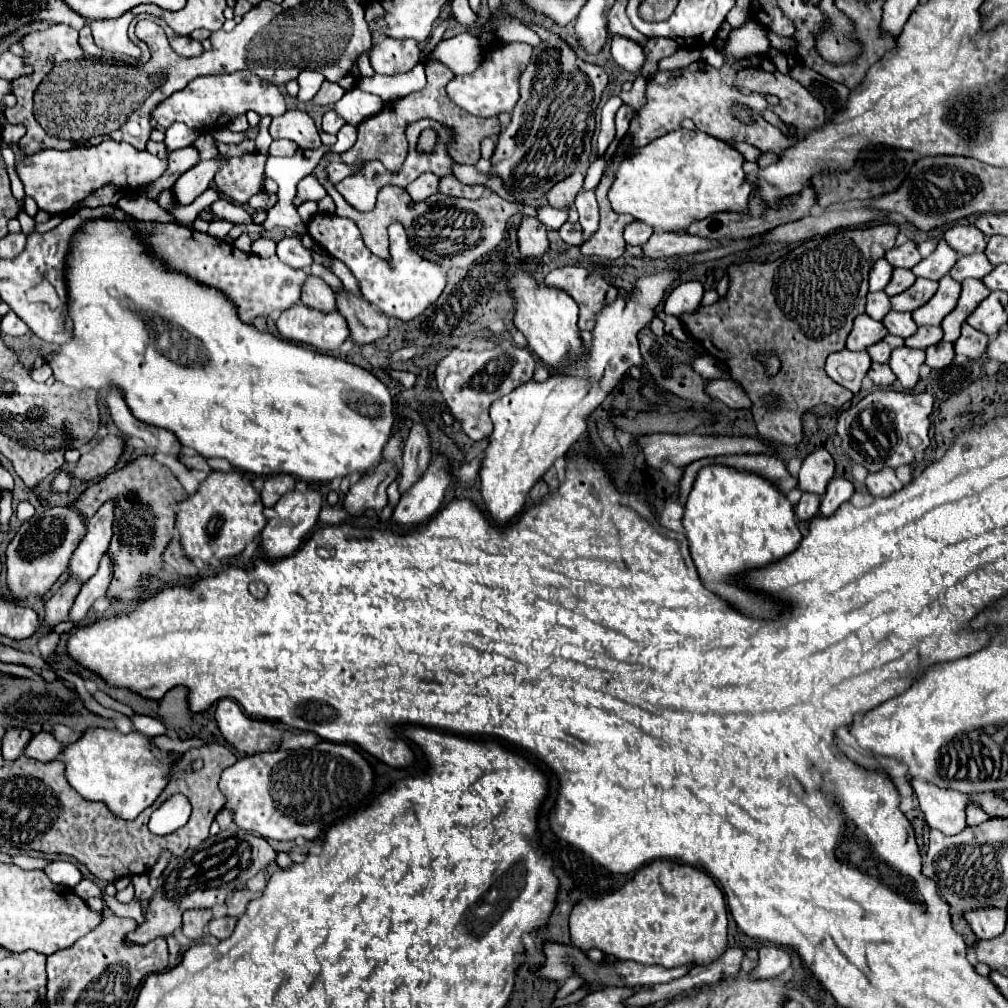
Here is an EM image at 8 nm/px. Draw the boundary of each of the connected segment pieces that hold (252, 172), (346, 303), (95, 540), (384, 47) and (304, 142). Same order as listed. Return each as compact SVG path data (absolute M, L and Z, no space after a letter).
M261 153L229 157L215 175L215 185L223 195L243 205L245 201L249 201L249 197L263 193L263 167L265 155Z
M341 291L337 293L337 309L349 325L349 337L357 345L373 343L389 333L387 317L377 313L375 307L365 299Z
M113 501L105 503L89 521L87 533L79 547L75 549L69 563L69 579L85 583L99 569L99 561L105 555L111 541L111 525L113 525Z
M381 39L371 49L371 67L379 75L397 75L407 73L415 67L421 57L421 47L417 41L399 41L399 39Z
M285 111L283 115L271 121L269 133L273 139L289 139L295 141L301 149L319 149L321 139L319 131L315 129L313 119L305 111Z

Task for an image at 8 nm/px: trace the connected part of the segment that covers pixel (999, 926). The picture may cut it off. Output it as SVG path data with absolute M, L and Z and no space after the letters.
M983 907L983 909L971 909L965 911L963 917L967 919L967 923L971 925L973 933L979 939L993 939L999 933L1003 933L1005 929L1005 921L1007 921L1007 913L999 907Z

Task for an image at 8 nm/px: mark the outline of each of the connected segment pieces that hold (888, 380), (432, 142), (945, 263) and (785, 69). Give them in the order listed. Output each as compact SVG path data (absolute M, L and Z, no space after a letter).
M871 363L871 369L869 369L869 373L867 373L871 379L873 379L873 383L875 385L891 385L897 377L895 377L895 373L891 371L891 367L889 365L879 365L879 363Z
M425 129L421 135L419 135L419 141L417 141L417 149L423 151L423 153L431 153L437 145L437 133L433 129Z
M941 239L937 243L937 249L927 259L921 259L921 263L915 265L911 271L917 277L927 277L927 279L939 281L943 275L949 273L949 269L955 265L957 259L959 259L959 255L955 251L951 251L951 247Z
M771 48L769 50L769 57L772 59L773 63L775 63L775 66L781 73L783 74L789 74L789 66L787 63L786 55L783 52L780 52L781 50L776 48Z

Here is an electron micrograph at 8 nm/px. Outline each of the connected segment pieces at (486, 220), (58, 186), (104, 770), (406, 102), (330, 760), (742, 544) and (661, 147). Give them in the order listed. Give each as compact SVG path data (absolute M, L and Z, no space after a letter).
M322 158L318 166L315 168L315 175L319 182L325 187L327 194L332 197L337 205L337 215L339 217L347 217L351 221L357 223L365 245L371 249L373 255L387 259L389 257L389 235L387 235L387 227L391 223L401 223L409 235L411 241L411 249L417 251L423 259L437 263L445 269L451 267L469 267L471 263L475 263L481 255L485 255L487 251L495 249L501 239L503 239L503 231L505 225L509 221L511 215L515 213L523 213L523 215L535 215L537 207L535 205L521 205L521 203L511 203L503 197L499 197L497 193L491 193L489 197L483 195L481 199L459 199L459 197L447 197L441 193L431 195L427 201L413 201L405 189L401 187L393 187L393 185L385 185L379 195L377 195L377 205L373 211L369 213L361 213L355 207L351 207L335 189L327 177L326 167L329 164L327 158Z
M175 123L165 131L165 147L167 157L151 155L149 151L139 151L131 147L129 143L117 143L117 141L103 141L95 147L71 147L67 151L57 149L45 149L35 153L33 157L25 157L17 163L17 175L25 185L25 195L33 197L39 205L39 209L55 215L71 209L75 203L83 201L97 189L105 185L115 185L121 193L135 193L141 191L145 185L151 185L155 179L159 179L167 169L169 153L181 147L191 145L199 137L197 131L191 131L183 123Z
M89 727L75 743L69 743L63 747L61 753L63 761L65 761L65 779L67 783L85 799L91 801L103 801L111 807L111 811L115 811L119 817L123 819L135 819L145 807L149 807L157 795L163 791L165 787L165 775L169 773L171 765L177 763L181 757L177 759L169 759L167 755L163 755L159 749L155 749L149 741L149 737L131 731L131 733L121 733L117 729L103 729L103 727Z
M429 61L425 65L425 73L427 73L427 87L423 91L411 93L407 97L403 97L399 103L391 105L391 109L383 109L377 115L367 117L359 127L357 127L357 141L355 145L341 153L343 163L355 163L357 159L379 159L387 171L397 173L403 167L403 161L407 156L407 139L405 139L405 131L403 127L411 121L429 117L429 119L437 119L439 123L451 127L455 131L455 139L451 141L451 153L453 159L457 163L467 163L473 165L479 159L479 143L481 139L489 137L489 135L497 135L501 131L499 119L491 117L491 119L479 119L475 115L469 115L467 111L459 109L455 103L449 101L447 93L445 93L445 85L453 79L453 73L449 67L443 67L441 63L433 63Z
M319 741L311 749L277 749L243 757L221 773L219 789L225 795L223 809L233 815L233 823L241 831L251 831L277 841L295 841L297 837L315 841L331 825L355 815L355 811L359 813L359 809L367 807L377 795L373 765L357 747L333 741Z
M723 465L703 467L685 503L683 527L699 577L709 591L725 599L741 615L753 619L779 619L791 611L789 605L773 599L769 593L739 583L739 577L747 571L767 567L791 555L803 539L797 529L793 505L771 483Z
M677 129L627 155L627 159L619 165L615 181L609 189L609 201L615 213L629 213L635 219L651 225L655 231L685 231L693 221L701 221L711 213L747 211L749 181L745 179L743 163L745 157L725 141L711 137L699 129Z

